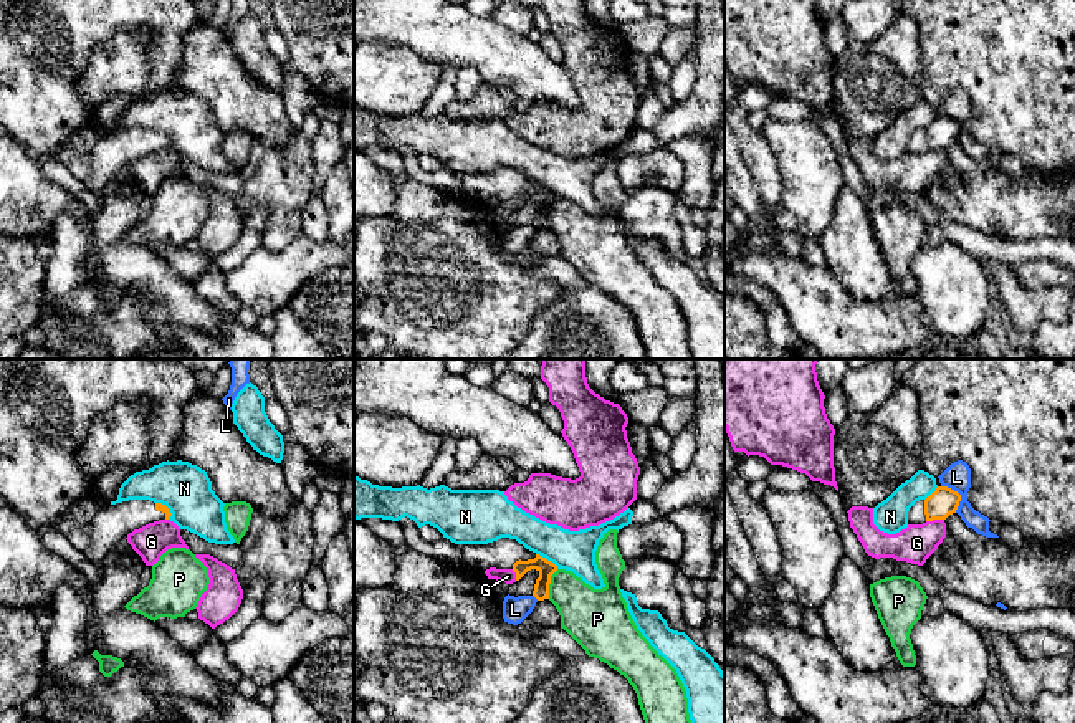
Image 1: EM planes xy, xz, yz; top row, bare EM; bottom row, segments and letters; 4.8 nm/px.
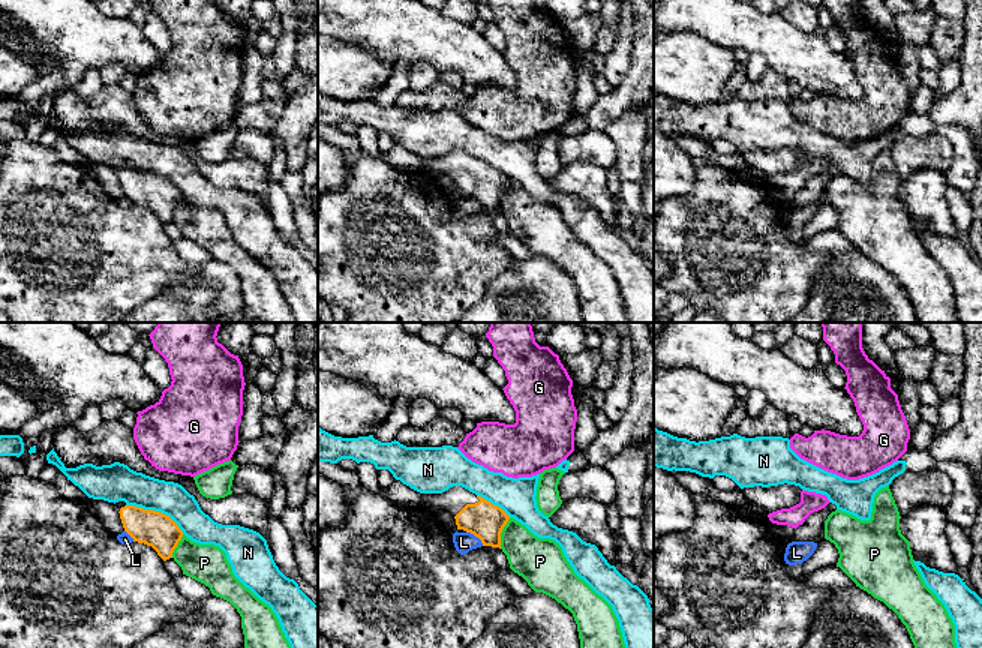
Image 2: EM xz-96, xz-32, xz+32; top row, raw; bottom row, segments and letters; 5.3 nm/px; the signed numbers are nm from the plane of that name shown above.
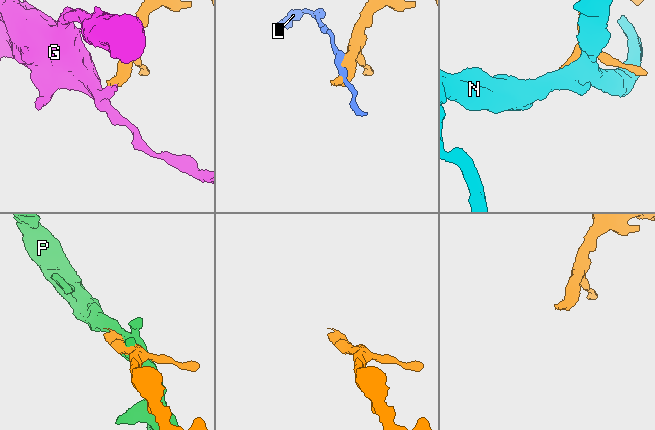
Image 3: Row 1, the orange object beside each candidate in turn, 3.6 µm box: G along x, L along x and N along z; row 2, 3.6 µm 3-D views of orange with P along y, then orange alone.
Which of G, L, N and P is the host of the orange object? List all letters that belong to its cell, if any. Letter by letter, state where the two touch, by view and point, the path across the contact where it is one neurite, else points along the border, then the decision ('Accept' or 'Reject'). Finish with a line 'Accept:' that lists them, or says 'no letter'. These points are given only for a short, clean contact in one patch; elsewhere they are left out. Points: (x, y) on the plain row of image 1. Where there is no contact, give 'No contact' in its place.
G: Touches orange at yz (935, 148). Boundary: yz (943, 148), (926, 151). Reject
L: Touches orange at yz (960, 124). Reject
N: Touches orange at xz (546, 189). Reject
P: Touches orange at xz (549, 212). Reject
Accept: no letter

